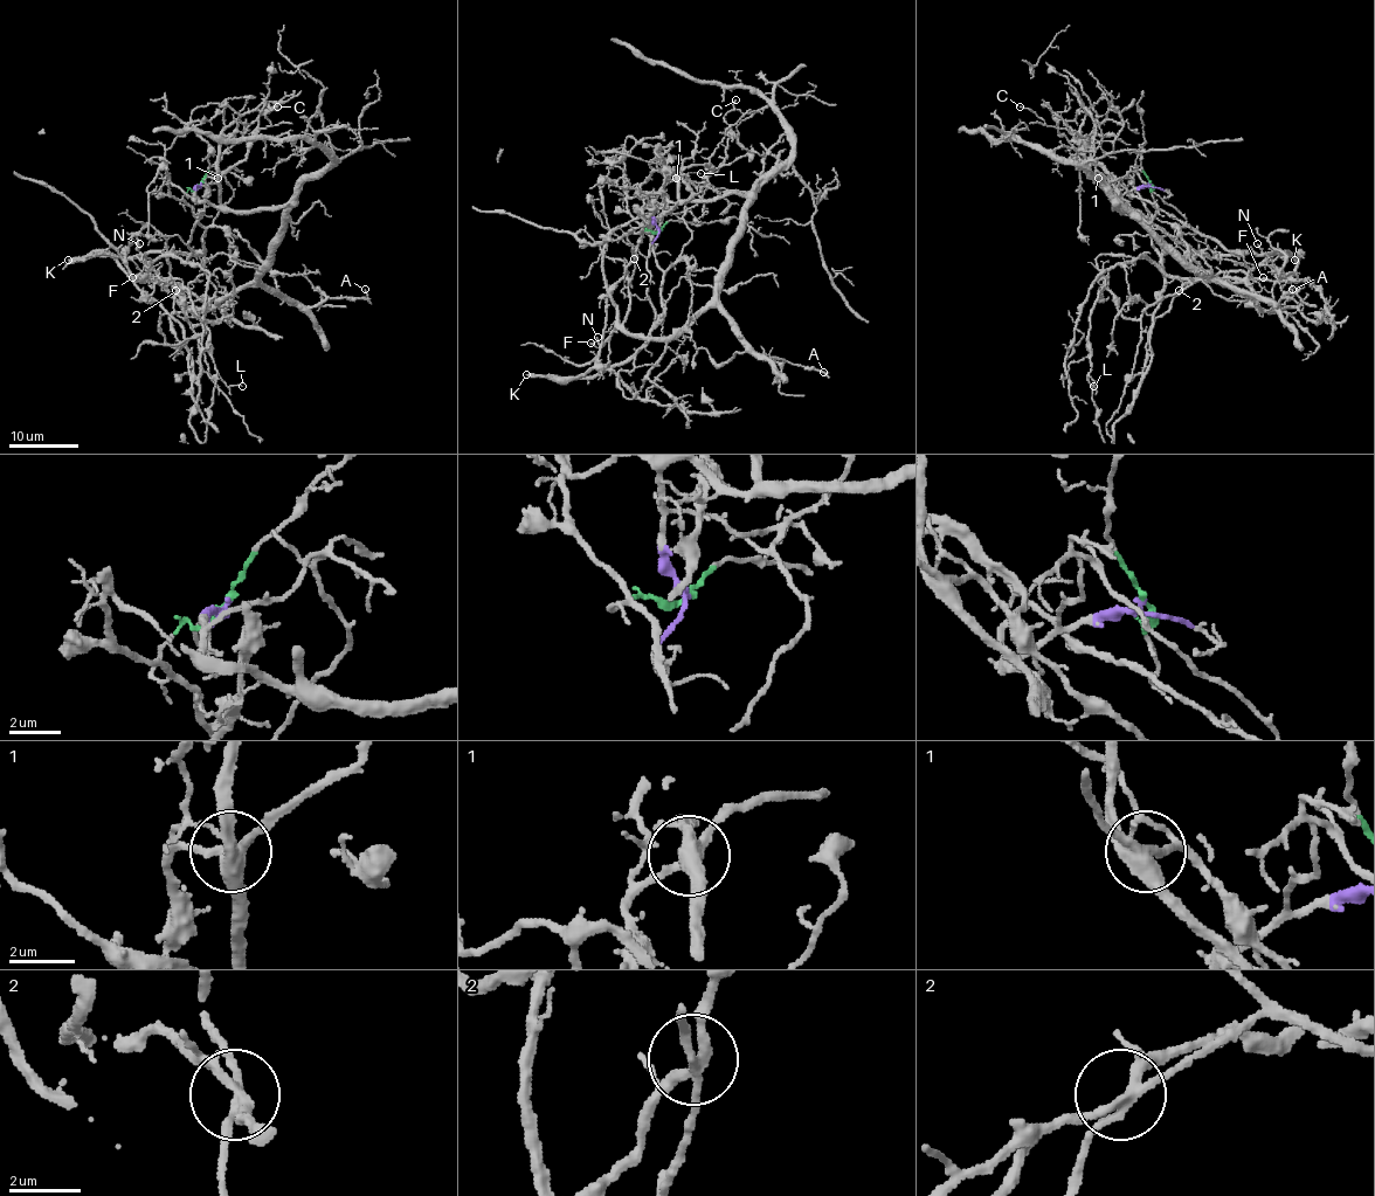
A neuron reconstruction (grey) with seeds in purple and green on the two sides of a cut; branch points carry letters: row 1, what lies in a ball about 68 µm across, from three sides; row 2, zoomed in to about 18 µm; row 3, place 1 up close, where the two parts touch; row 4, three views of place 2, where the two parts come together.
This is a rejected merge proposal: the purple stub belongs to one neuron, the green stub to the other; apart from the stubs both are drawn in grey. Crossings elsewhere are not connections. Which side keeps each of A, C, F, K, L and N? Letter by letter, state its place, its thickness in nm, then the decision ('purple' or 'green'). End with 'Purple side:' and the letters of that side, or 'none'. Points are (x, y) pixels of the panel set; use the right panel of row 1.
A: place (1292, 289); calibre 110 nm; purple
C: place (1020, 106); calibre 110 nm; green
F: place (1263, 277); calibre 140 nm; green
K: place (1294, 260); calibre 360 nm; green
L: place (1093, 386); calibre 90 nm; green
N: place (1257, 243); calibre 100 nm; purple
Purple side: A, N

